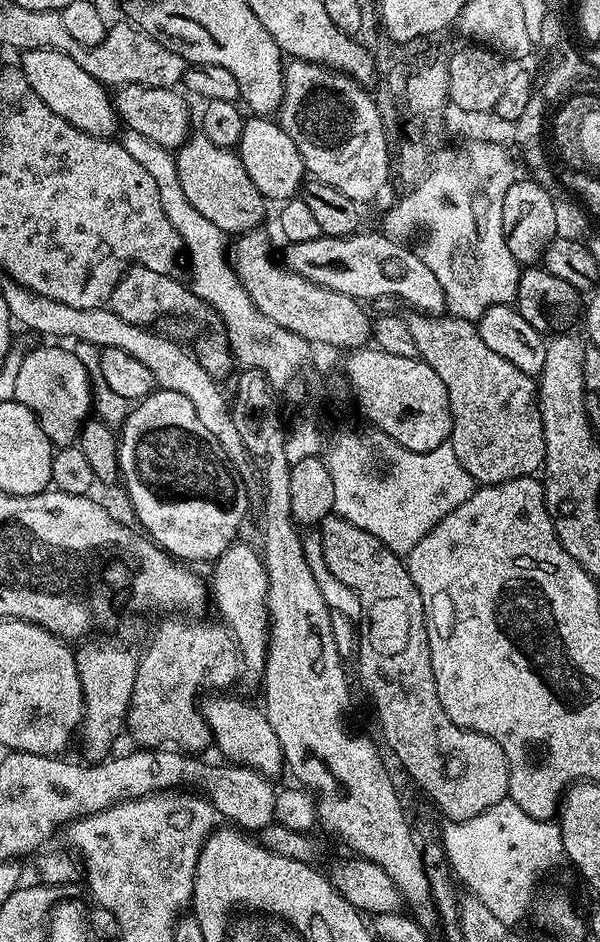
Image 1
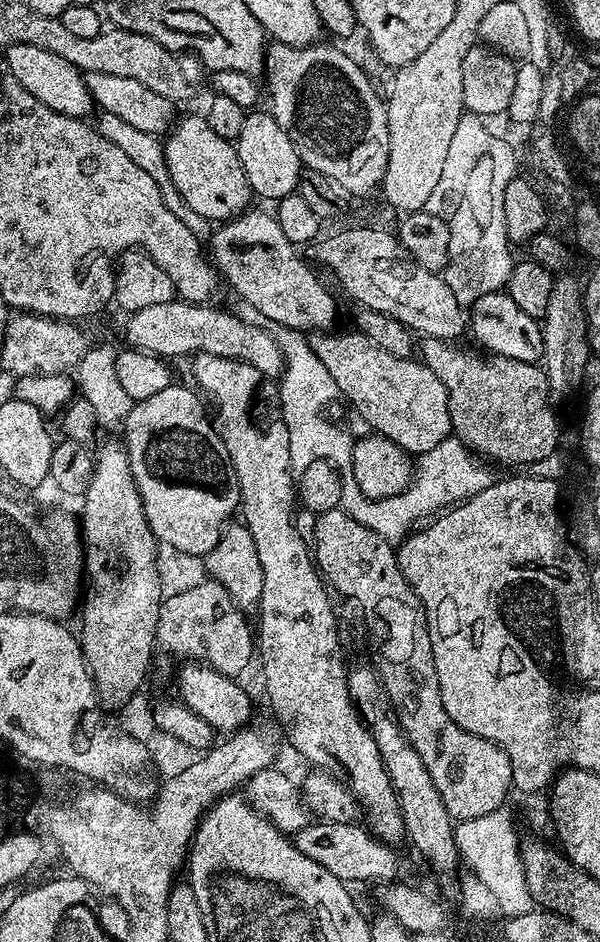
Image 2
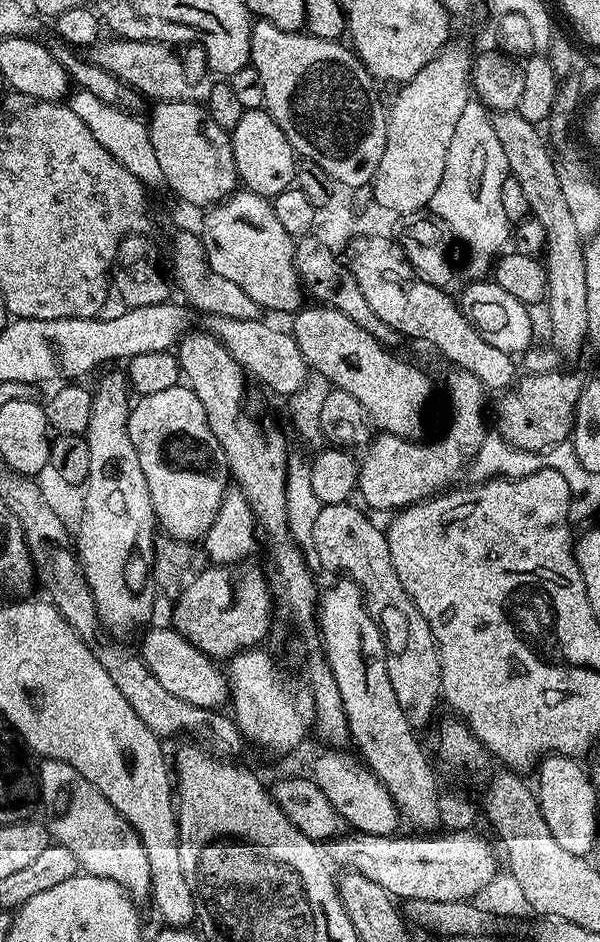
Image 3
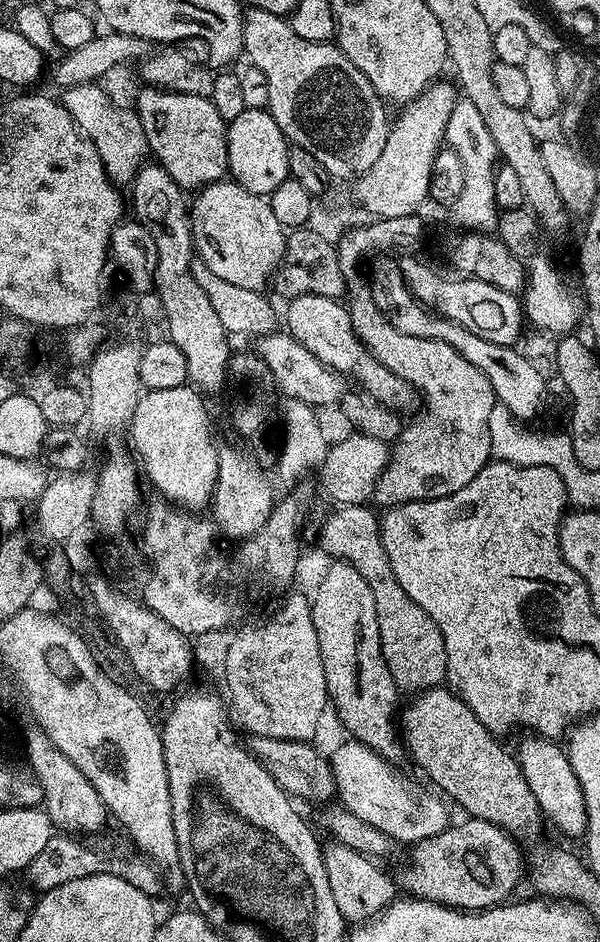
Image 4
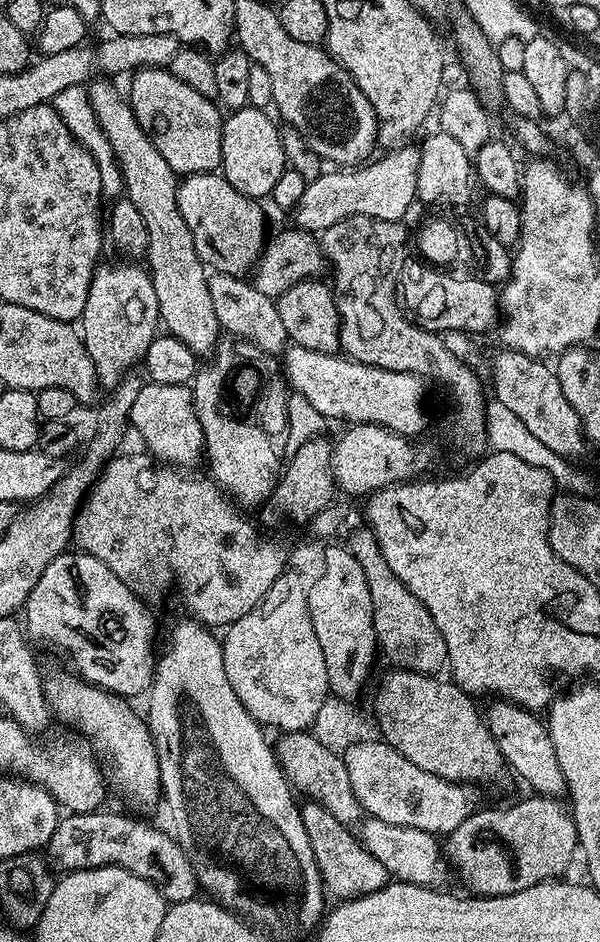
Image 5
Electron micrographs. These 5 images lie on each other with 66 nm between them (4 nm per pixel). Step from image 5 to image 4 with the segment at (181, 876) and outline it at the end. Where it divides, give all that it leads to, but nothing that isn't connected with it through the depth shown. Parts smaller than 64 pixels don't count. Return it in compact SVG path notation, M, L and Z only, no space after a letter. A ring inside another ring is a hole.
M53 834L50 842L46 842L46 850L34 858L26 869L27 883L37 893L43 894L63 886L66 882L74 882L74 878L90 878L94 874L114 874L118 878L126 878L130 886L138 886L138 890L147 896L159 897L162 876L159 876L157 865L132 842L122 838L117 844L87 844L76 834Z

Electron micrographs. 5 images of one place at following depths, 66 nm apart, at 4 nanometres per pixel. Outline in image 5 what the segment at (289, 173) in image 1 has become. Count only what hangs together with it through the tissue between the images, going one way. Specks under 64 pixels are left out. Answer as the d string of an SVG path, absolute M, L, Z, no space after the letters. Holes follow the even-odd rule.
M251 106L229 111L224 116L222 130L220 168L226 182L230 182L238 193L259 202L271 197L274 186L278 178L282 178L286 167L280 128L268 115L265 109Z

